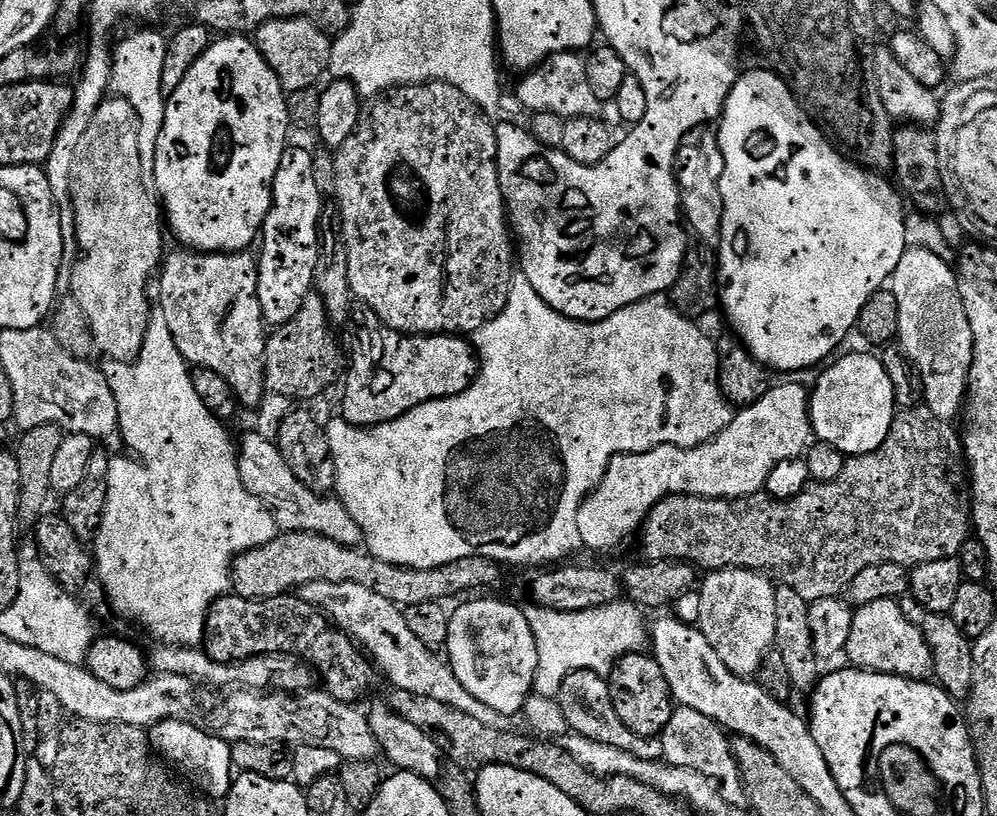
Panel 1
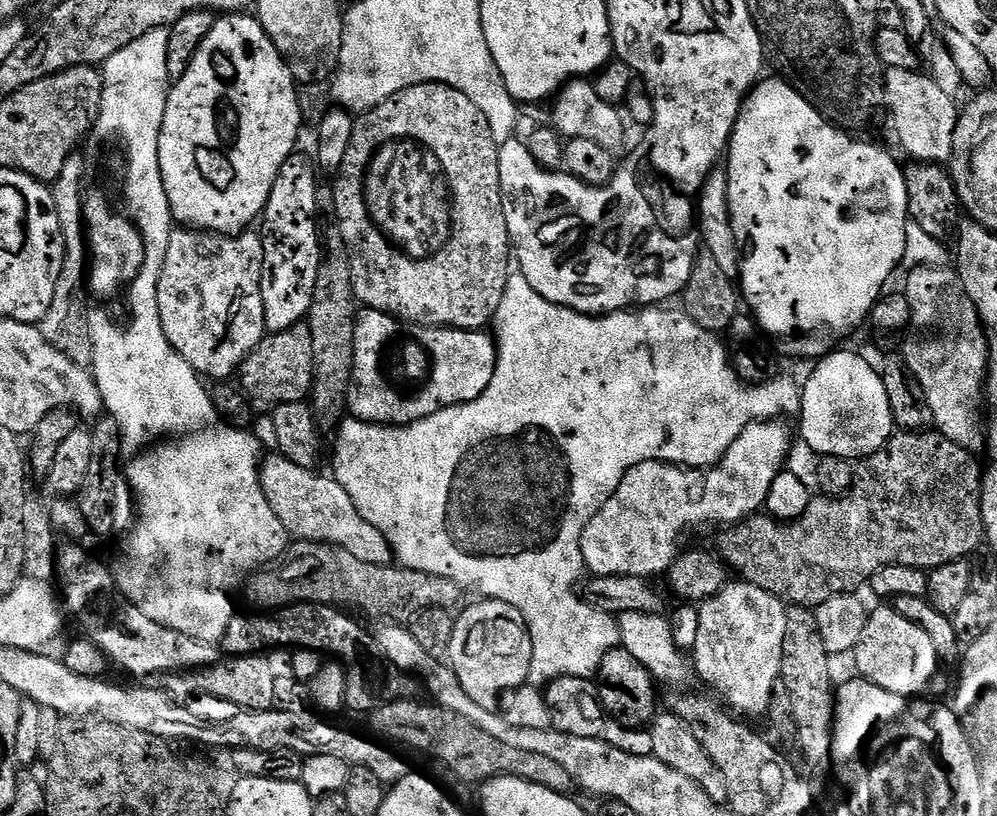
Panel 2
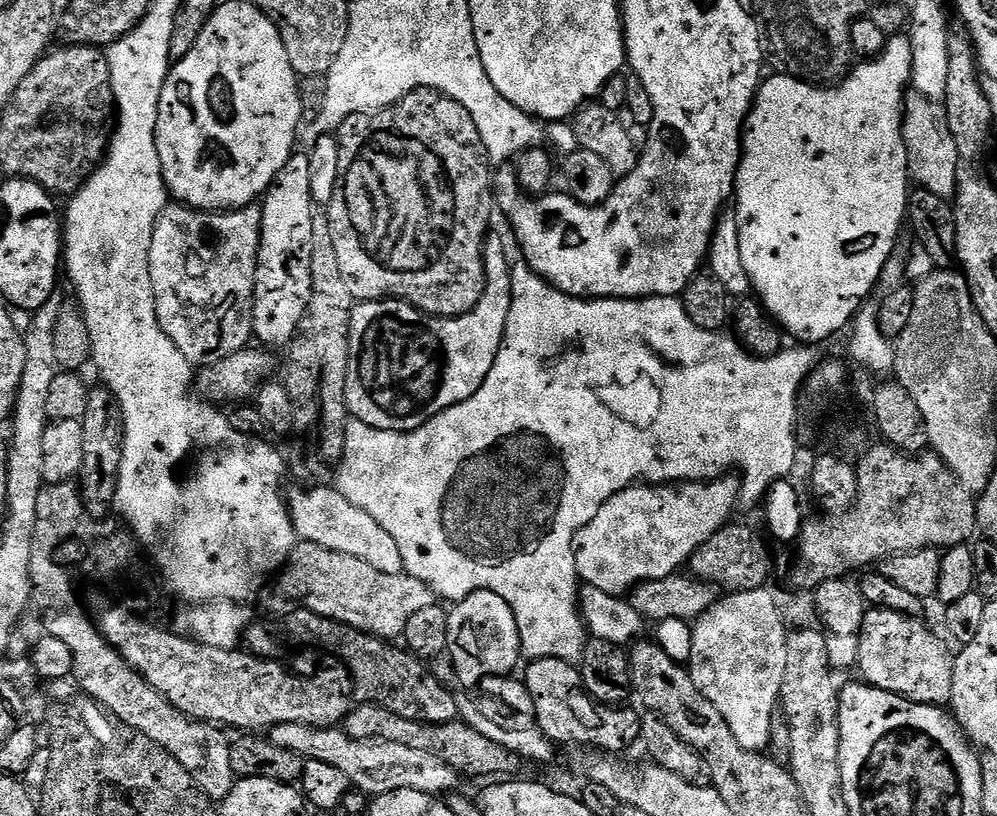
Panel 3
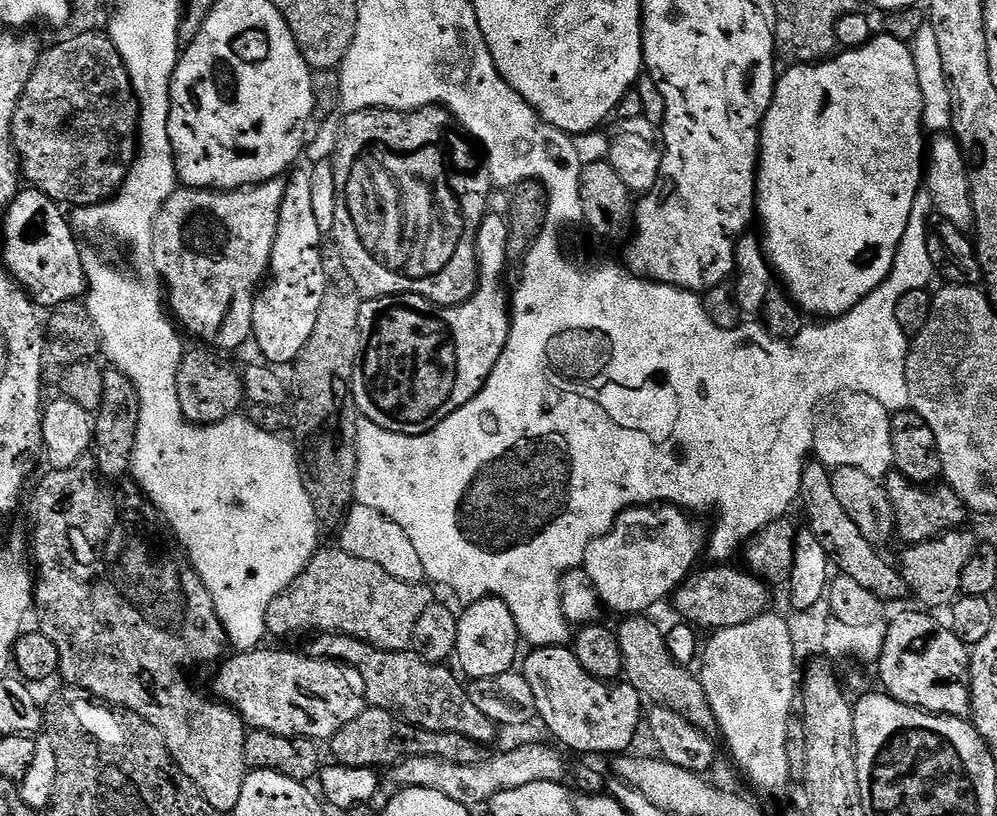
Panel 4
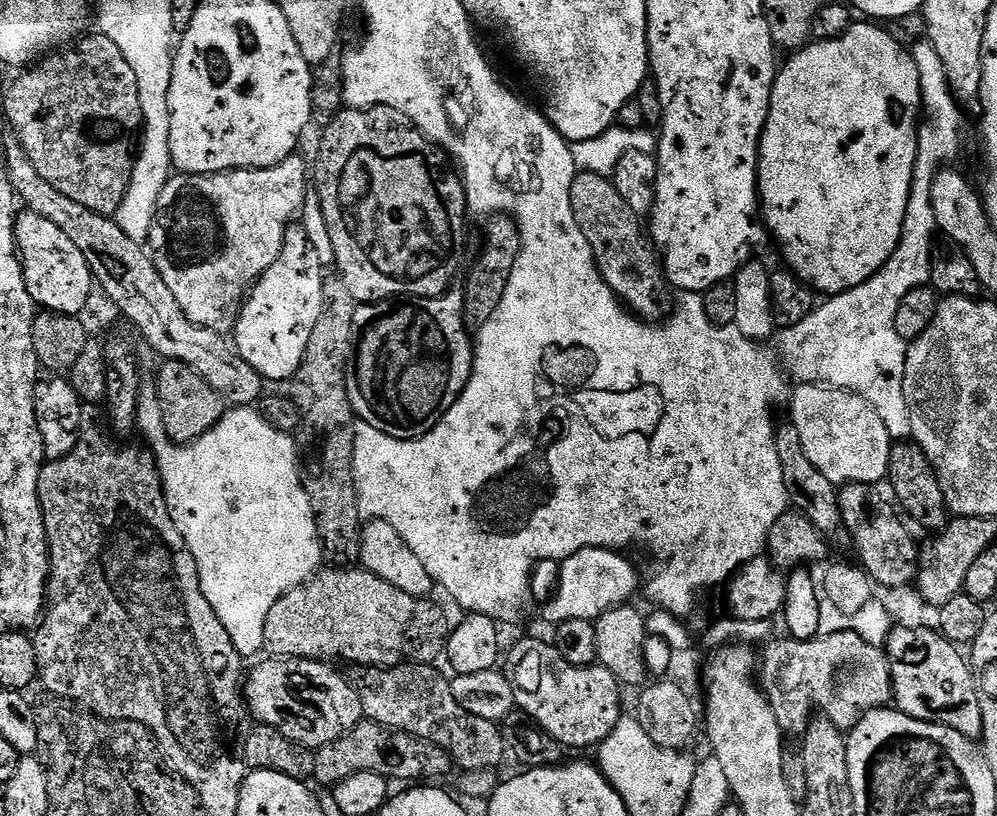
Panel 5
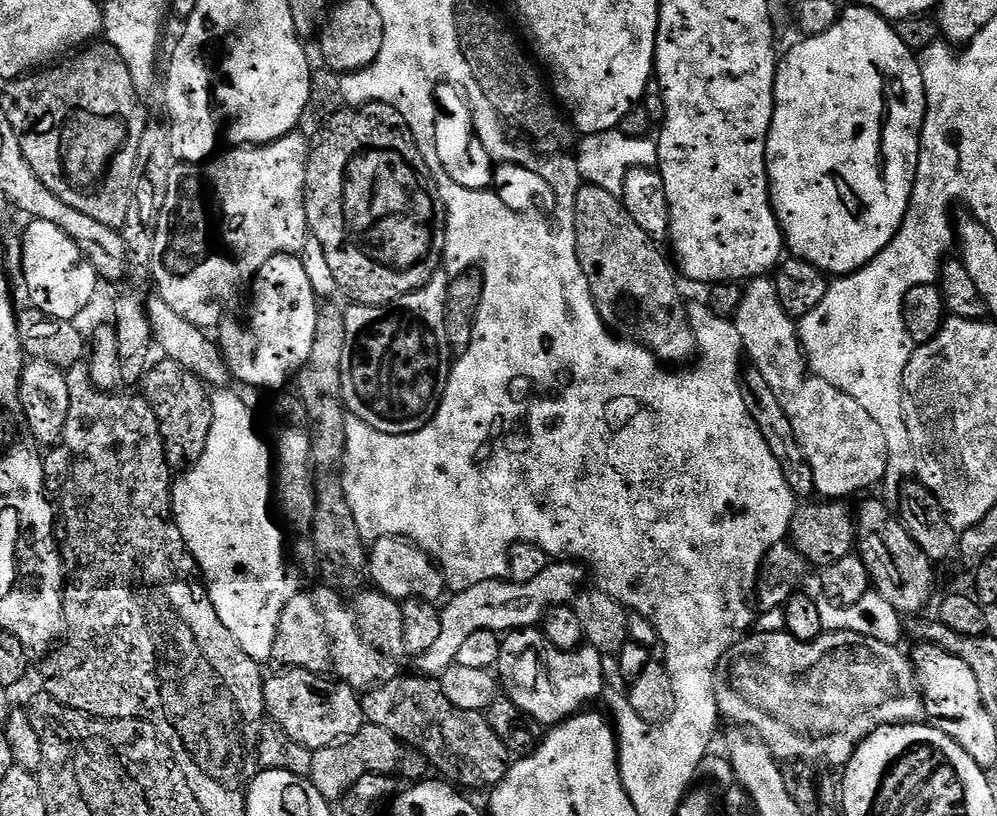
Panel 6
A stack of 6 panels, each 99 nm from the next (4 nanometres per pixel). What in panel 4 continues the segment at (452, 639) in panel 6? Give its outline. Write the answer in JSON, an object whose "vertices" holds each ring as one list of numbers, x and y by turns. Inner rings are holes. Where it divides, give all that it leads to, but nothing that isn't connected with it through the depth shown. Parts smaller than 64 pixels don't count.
{"vertices":[[671,504,628,508,617,516,604,536,586,545,582,552,582,572,607,611,609,608,612,612,624,612,622,614,647,613,647,608,654,607,659,600,667,601,677,585,688,577,697,563,696,554,702,550,702,540,700,544,700,532,695,522,687,518,692,519]]}

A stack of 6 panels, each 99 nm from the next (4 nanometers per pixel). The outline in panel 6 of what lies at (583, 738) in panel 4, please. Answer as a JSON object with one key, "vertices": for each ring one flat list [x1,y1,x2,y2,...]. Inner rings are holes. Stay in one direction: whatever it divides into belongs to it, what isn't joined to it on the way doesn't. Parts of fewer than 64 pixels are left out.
{"vertices":[[517,630,503,637,498,680,506,696,528,720,555,726,595,705,592,703,605,695,604,661,598,649,581,646,575,652,563,652,547,640,543,631]]}

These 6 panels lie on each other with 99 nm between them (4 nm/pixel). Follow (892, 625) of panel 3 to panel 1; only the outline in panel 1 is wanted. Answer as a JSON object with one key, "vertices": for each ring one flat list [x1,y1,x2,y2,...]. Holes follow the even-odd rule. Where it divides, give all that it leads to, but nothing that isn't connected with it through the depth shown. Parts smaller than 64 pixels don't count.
{"vertices":[[894,600,870,602,870,606,853,611,846,660,851,667,866,672,881,672,907,680,927,681,933,675,932,651,926,638]]}

